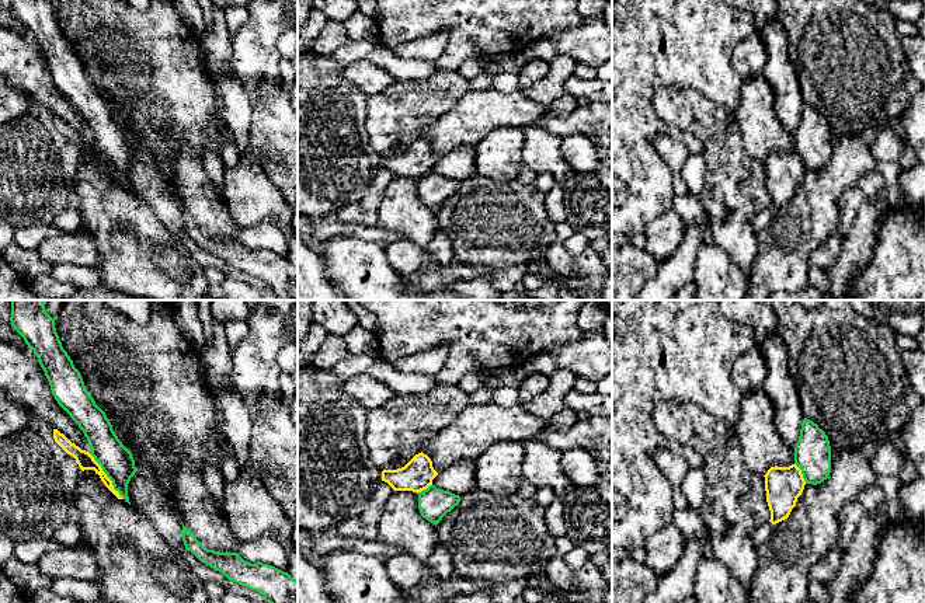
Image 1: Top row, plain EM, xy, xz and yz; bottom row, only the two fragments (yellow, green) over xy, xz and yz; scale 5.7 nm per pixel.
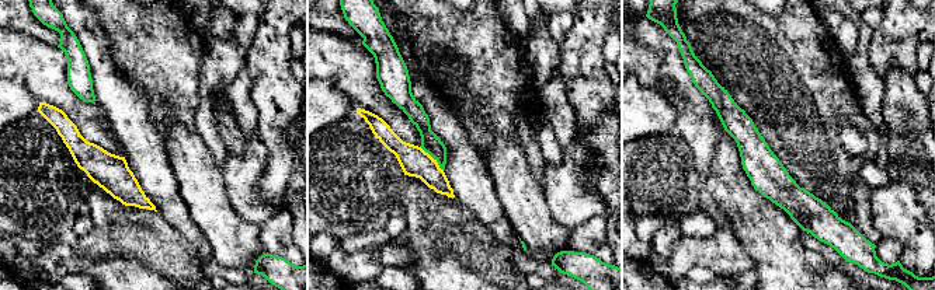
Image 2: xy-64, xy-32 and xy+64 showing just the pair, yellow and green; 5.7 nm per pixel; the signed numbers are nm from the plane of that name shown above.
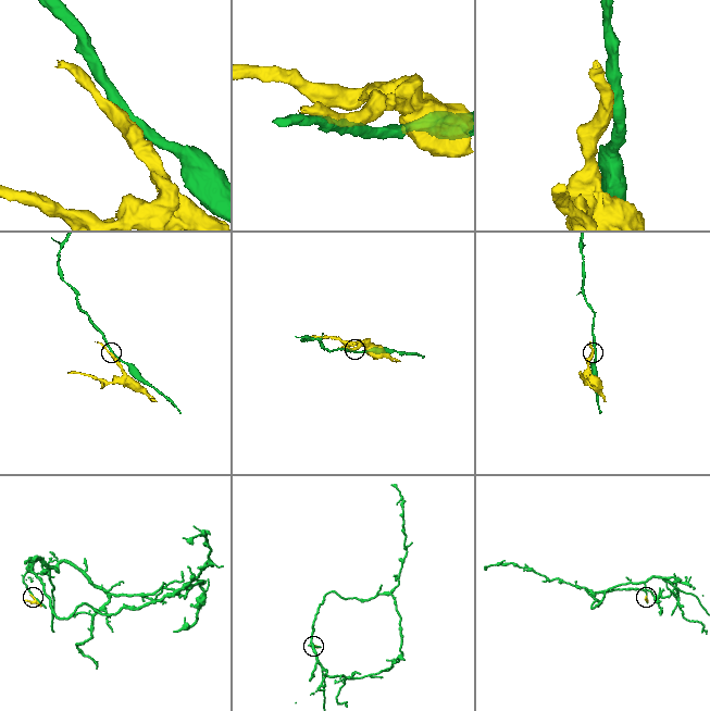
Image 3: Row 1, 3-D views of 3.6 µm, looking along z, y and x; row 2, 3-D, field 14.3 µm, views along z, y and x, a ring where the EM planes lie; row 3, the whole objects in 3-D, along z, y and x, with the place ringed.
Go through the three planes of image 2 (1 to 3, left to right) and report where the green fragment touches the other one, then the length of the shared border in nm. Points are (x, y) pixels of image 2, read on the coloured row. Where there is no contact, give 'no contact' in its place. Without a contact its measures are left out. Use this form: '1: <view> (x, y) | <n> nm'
1: no contact
2: xy-32 (433, 159) | 190 nm
3: no contact

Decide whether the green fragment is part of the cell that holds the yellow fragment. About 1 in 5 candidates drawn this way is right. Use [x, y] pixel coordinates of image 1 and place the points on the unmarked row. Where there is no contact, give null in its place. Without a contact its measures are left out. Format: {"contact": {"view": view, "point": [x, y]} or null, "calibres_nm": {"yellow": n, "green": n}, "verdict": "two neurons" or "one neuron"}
{"contact": {"view": "xy", "point": [105, 161]}, "calibres_nm": {"yellow": 100, "green": 190}, "verdict": "two neurons"}

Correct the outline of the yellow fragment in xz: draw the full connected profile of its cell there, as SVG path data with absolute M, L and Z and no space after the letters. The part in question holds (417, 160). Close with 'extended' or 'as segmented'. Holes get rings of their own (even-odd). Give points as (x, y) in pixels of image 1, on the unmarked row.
M422 137L415 140L404 153L397 156L383 156L382 167L394 177L421 178L432 171L438 158L432 153L431 144Z | as segmented

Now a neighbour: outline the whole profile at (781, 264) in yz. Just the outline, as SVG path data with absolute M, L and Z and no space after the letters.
M867 135L831 136L831 158L821 170L806 170L787 205L775 210L771 223L757 231L758 251L751 265L744 300L766 300L775 292L799 292L808 286L810 255L838 233L838 198L874 170Z

